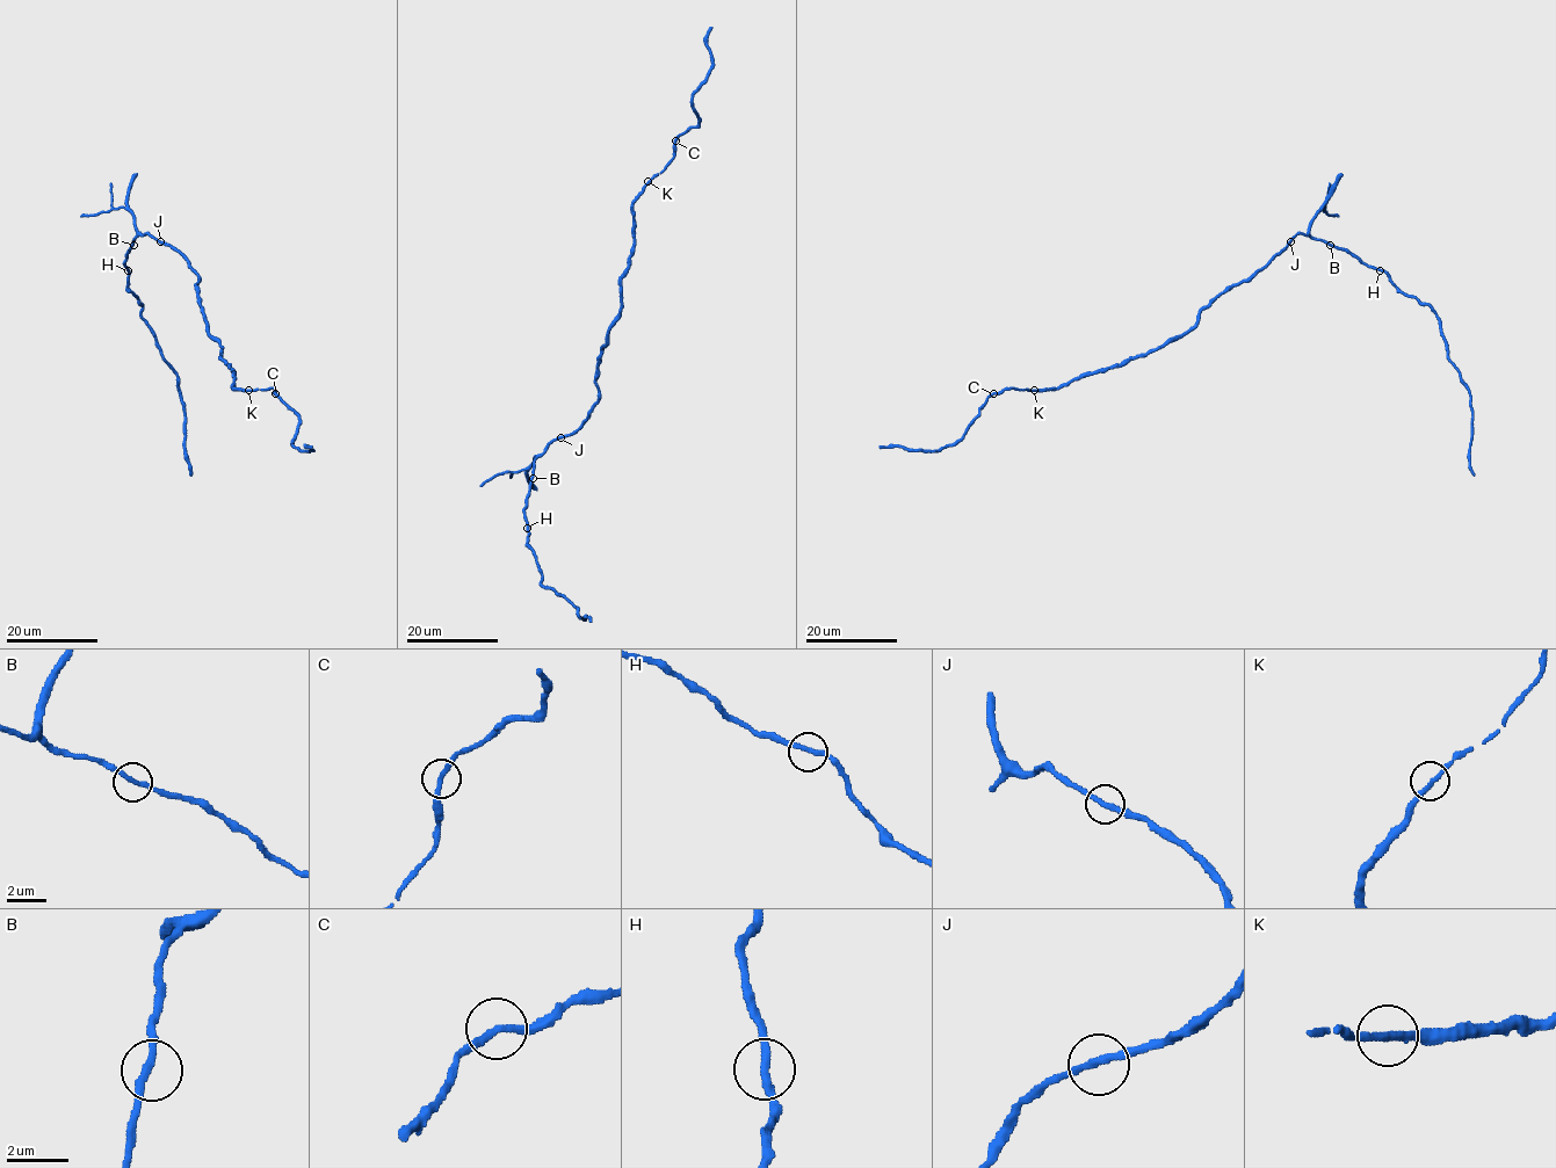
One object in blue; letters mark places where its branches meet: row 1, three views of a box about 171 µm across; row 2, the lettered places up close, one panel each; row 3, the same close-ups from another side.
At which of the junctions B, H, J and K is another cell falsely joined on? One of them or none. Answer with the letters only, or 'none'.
none

